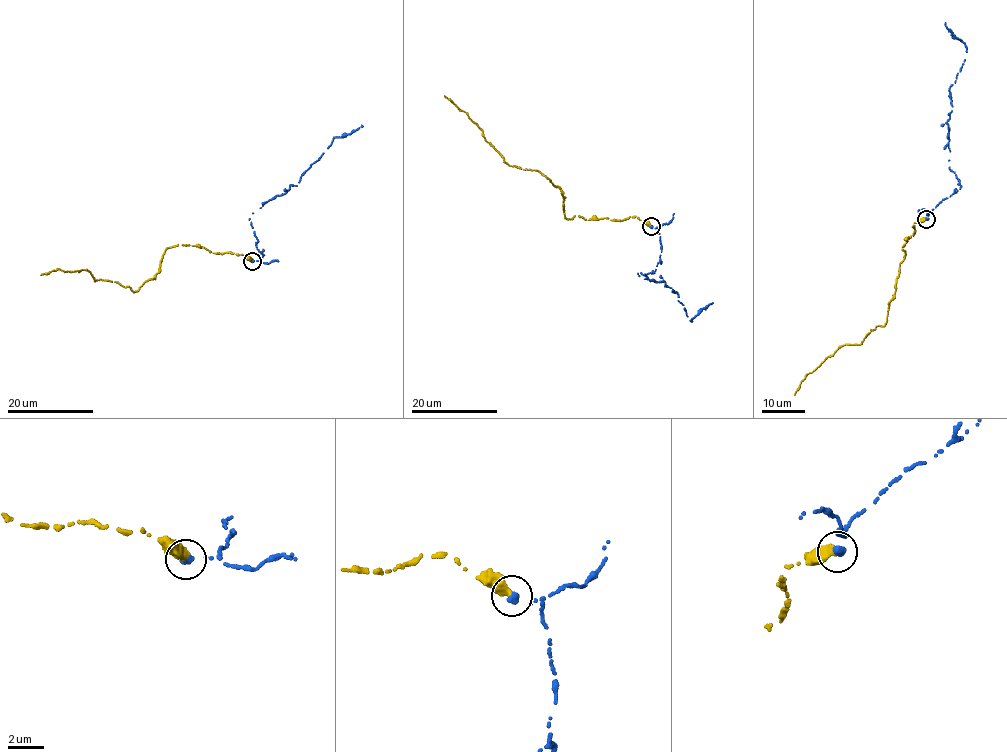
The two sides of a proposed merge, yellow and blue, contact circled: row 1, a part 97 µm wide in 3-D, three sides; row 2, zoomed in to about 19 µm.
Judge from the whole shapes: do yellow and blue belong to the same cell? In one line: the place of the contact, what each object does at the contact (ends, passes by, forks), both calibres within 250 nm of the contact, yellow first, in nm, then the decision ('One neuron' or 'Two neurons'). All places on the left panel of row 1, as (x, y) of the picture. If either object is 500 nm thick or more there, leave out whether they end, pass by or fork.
Place: (252, 261). At the ring yellow ends. At the ring blue ends. Thickness 460 nm (yellow) against 360 nm. Two neurons

